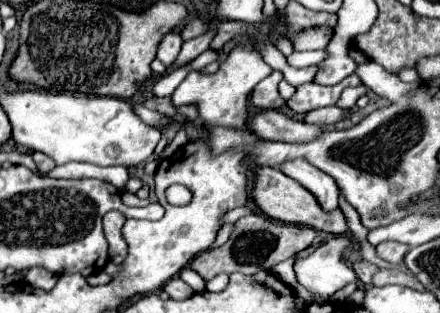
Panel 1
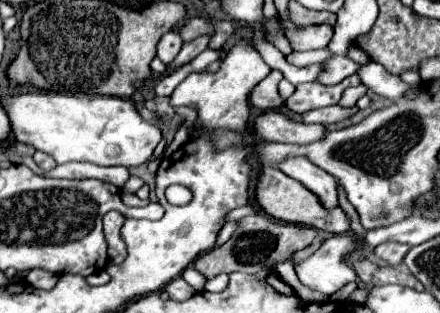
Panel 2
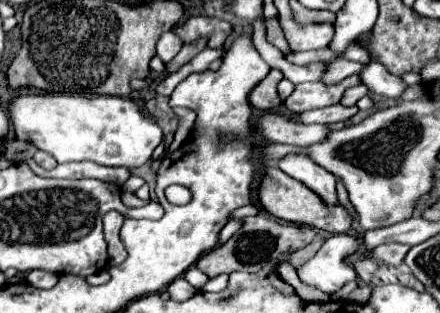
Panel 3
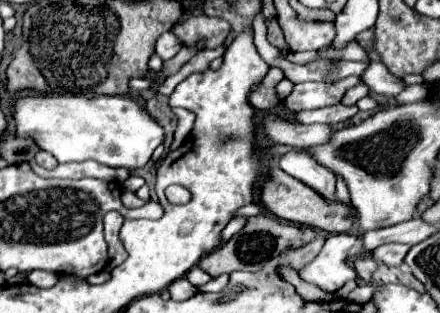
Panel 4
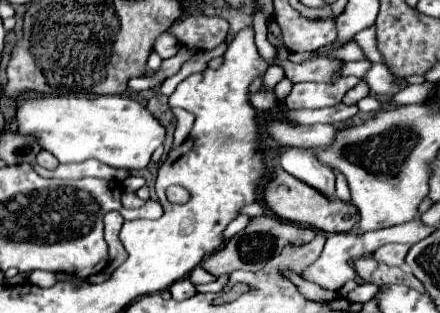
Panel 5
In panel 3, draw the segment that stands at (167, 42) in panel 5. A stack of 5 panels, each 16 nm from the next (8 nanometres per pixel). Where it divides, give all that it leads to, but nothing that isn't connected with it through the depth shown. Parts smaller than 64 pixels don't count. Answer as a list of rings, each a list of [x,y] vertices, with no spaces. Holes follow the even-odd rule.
[[[173,31],[162,34],[156,44],[156,54],[167,63],[171,61],[180,51],[183,42]]]

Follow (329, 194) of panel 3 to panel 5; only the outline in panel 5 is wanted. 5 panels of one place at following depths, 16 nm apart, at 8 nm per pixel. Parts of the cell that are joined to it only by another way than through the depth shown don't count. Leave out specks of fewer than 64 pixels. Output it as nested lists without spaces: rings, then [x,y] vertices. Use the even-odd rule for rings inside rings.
[[[290,148],[288,152],[284,152],[284,156],[280,156],[280,166],[282,166],[282,170],[286,170],[294,178],[302,180],[310,188],[318,190],[326,198],[330,198],[330,200],[334,198],[336,176],[330,168],[324,168],[324,164],[320,164],[312,156],[310,150]]]

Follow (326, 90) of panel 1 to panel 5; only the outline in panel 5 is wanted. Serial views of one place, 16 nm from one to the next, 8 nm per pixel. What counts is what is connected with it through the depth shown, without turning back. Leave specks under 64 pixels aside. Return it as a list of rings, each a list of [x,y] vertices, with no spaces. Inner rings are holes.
[[[348,76],[336,81],[336,84],[296,84],[284,104],[290,110],[302,108],[324,108],[340,104],[342,96],[354,88],[360,80],[355,76]]]

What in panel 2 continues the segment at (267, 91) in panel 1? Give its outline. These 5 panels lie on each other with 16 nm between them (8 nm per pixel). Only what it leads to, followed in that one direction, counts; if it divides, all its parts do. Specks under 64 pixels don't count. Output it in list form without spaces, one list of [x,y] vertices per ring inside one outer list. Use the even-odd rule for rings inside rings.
[[[272,70],[270,76],[266,76],[250,94],[250,102],[260,110],[272,110],[284,106],[284,100],[278,94],[278,84],[283,79],[283,74],[278,70]]]

